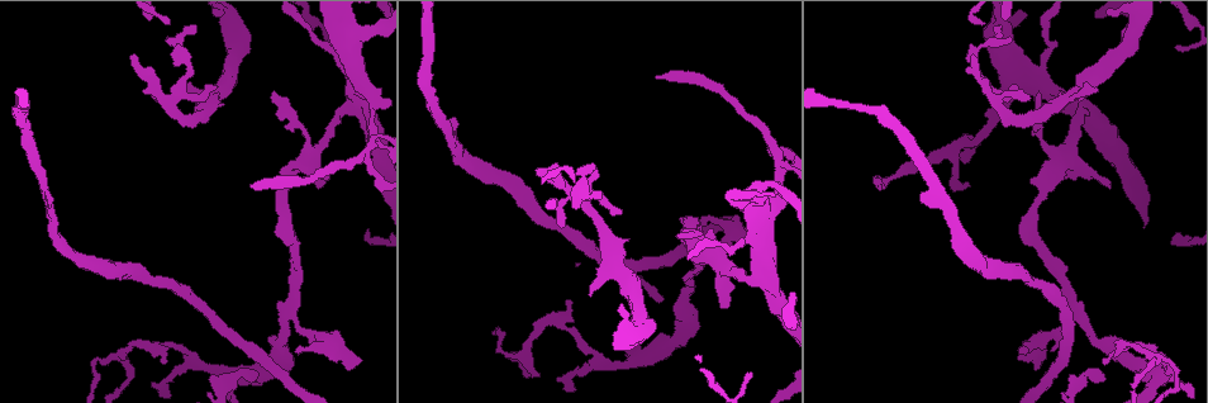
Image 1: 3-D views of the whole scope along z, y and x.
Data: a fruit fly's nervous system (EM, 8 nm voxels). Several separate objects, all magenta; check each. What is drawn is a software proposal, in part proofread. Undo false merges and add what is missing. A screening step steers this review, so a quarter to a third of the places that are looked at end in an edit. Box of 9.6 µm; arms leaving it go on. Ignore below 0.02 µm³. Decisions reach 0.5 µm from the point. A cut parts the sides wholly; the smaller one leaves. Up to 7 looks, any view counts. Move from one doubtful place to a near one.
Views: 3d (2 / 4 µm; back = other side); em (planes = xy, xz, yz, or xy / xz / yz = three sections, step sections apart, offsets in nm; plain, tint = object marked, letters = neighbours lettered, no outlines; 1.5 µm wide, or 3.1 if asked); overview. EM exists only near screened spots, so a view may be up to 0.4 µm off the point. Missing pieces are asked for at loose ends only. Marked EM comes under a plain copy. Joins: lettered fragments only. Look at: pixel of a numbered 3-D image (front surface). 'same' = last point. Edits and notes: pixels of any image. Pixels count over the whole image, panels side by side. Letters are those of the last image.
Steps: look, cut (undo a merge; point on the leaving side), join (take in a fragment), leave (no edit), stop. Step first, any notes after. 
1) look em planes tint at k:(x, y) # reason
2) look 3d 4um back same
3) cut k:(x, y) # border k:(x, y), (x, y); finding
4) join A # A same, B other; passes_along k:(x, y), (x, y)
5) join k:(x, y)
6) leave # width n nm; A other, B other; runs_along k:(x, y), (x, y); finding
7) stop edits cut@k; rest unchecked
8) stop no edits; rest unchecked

look 3d 2um at 1:(454, 118) # an open end

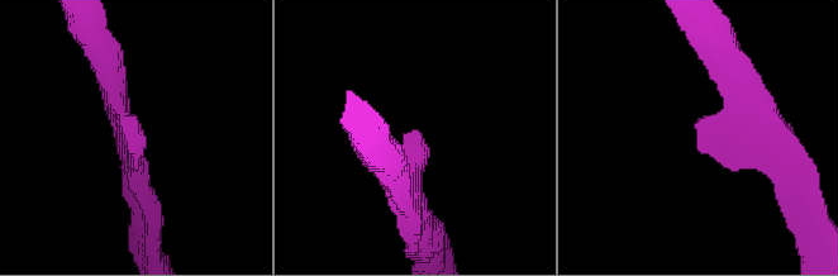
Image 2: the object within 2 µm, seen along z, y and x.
look em planes letters at 2:(130, 147) # need the tissue

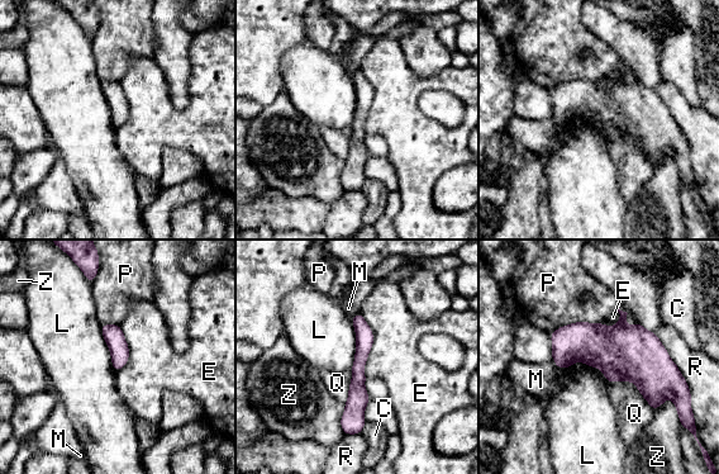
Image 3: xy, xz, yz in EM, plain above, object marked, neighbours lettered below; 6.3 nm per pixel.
leave # width 110 nm; C other, E other, L other, M other, P other, Q other, R other, Z other; runs_along 3:(358, 317), (362, 354), (348, 431); none of them fits

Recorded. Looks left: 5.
look 3d 4um at 1:(879, 186) # long arm stops here

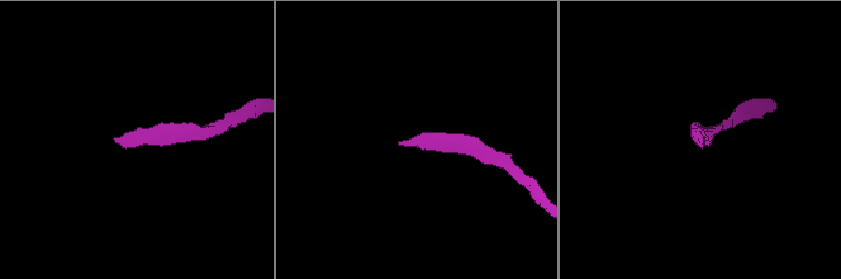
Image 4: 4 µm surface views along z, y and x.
look em planes letters at 4:(116, 141) # shape alone is not enough

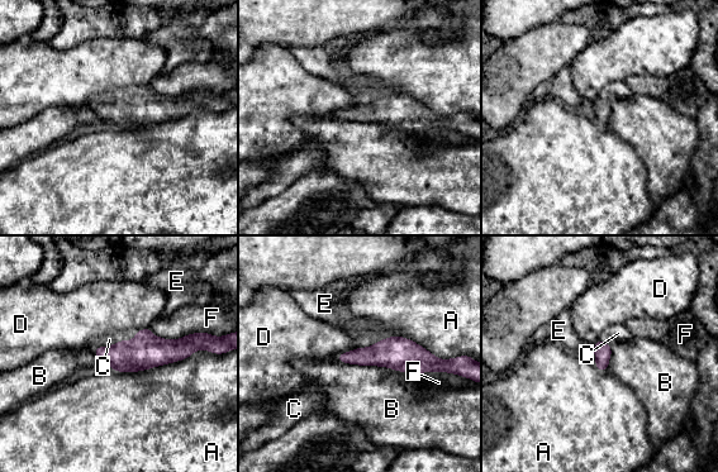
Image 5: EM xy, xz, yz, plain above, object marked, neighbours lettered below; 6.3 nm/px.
join C # A other, B other, C same, D other, E other, F other; passes_along 5:(146, 351), (117, 342), (109, 339); the neuron continues

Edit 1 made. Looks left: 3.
look em planes letters at 1:(680, 234) # free end

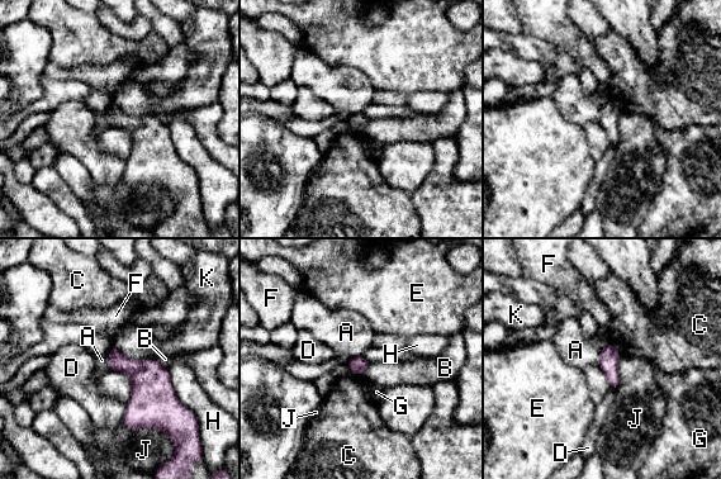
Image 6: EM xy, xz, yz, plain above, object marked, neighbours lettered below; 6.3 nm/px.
leave # width 120 nm; A other, B other, C other, D other, E other, F other, G other, H other, J other, K other; none of them fits

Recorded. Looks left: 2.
stop edits join@5; rest unchecked

